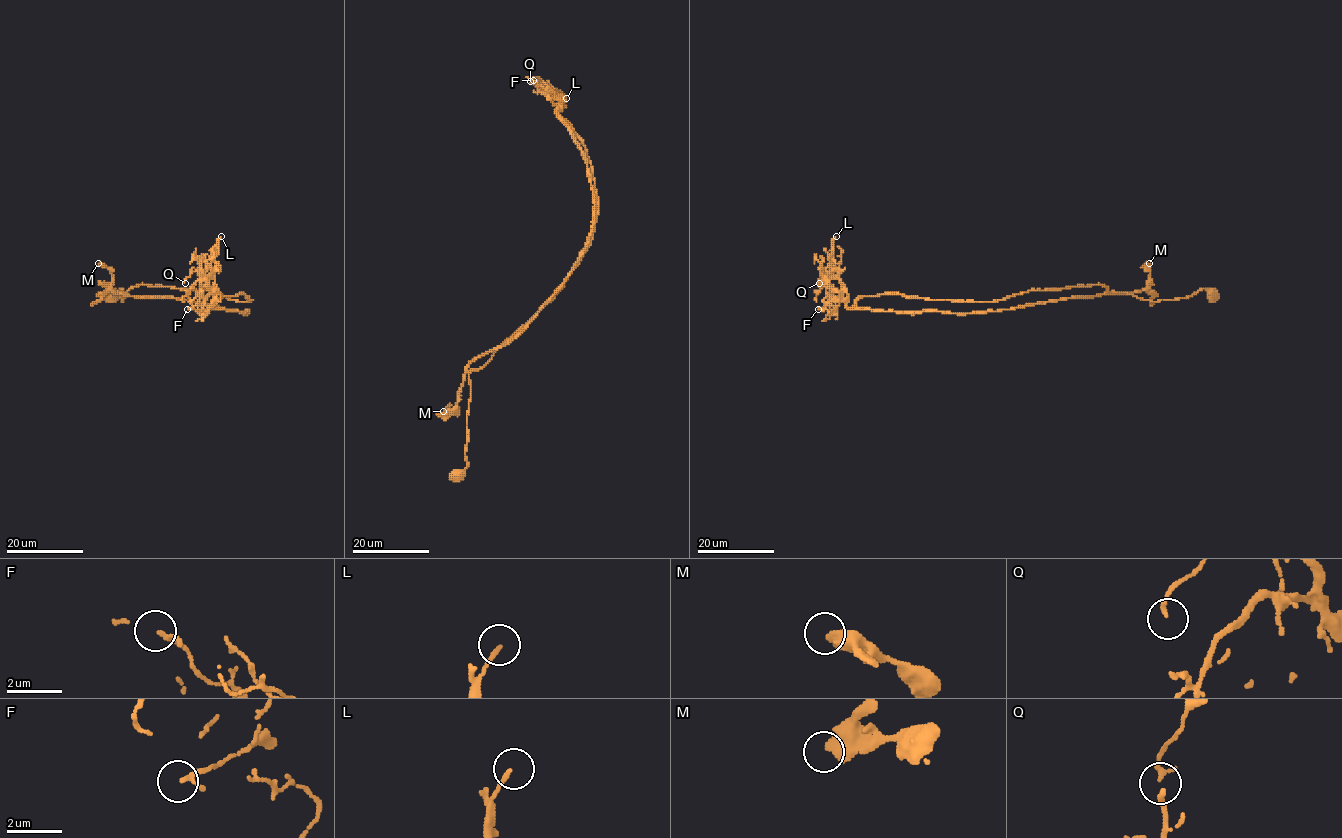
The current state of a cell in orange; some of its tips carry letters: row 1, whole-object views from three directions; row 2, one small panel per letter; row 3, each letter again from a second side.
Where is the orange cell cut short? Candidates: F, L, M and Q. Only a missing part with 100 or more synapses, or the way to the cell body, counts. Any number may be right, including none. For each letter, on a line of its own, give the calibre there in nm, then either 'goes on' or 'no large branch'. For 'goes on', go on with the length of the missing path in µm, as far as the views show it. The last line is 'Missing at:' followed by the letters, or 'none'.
F: calibre 140 nm; no large branch
L: calibre 130 nm; no large branch
M: calibre 460 nm; no large branch
Q: calibre 160 nm; no large branch
Missing at: none

